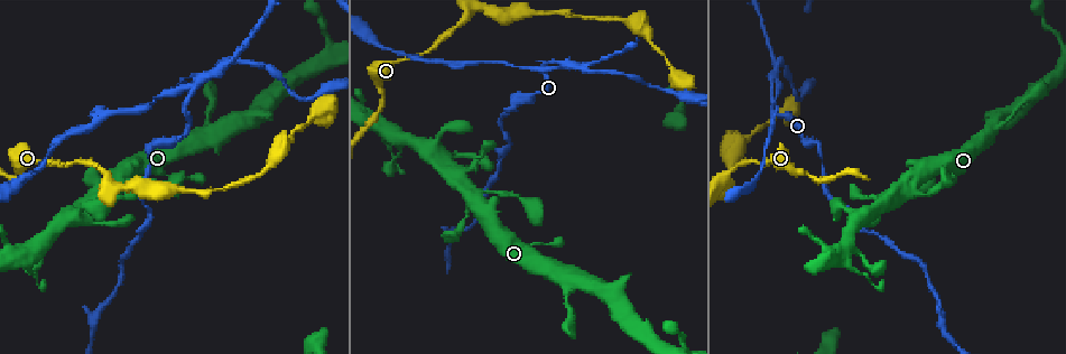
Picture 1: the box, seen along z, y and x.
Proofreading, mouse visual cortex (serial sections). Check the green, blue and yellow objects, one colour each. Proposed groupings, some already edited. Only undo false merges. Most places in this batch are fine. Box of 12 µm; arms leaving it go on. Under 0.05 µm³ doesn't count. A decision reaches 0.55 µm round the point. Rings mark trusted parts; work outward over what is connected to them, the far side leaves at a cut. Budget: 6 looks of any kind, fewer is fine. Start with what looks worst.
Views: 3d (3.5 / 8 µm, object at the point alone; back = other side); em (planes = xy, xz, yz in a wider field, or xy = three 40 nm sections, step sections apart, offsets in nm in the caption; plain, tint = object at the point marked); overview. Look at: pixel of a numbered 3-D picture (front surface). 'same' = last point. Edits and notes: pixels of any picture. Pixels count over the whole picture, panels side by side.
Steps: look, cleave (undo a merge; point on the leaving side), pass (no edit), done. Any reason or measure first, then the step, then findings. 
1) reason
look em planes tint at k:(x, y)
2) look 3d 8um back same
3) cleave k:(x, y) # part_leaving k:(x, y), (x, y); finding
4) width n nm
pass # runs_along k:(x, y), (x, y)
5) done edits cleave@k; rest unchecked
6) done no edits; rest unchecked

a fork
look 3d 3.5um at 1:(775, 78)

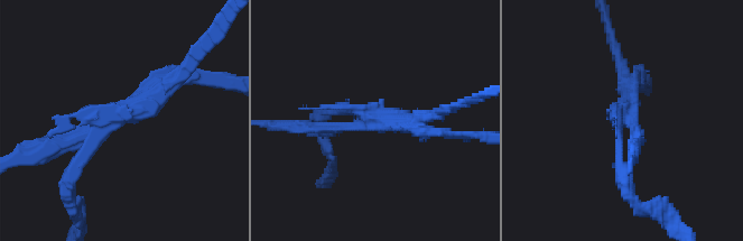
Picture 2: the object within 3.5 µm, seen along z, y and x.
look em xy step 1 tint at 2:(620, 121)

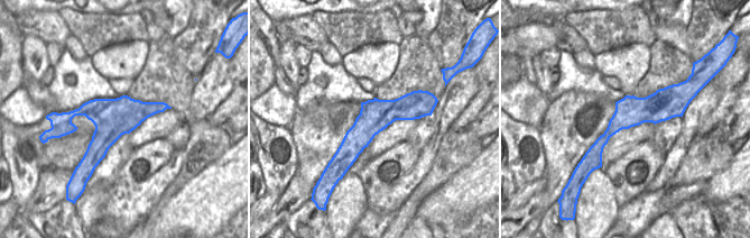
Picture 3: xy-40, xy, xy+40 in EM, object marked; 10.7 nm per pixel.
cleave 2:(302, 129) # part_leaving 2:(341, 126), (331, 129), (279, 126); two cells meet here

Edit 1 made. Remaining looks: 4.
see it whole again
look overview

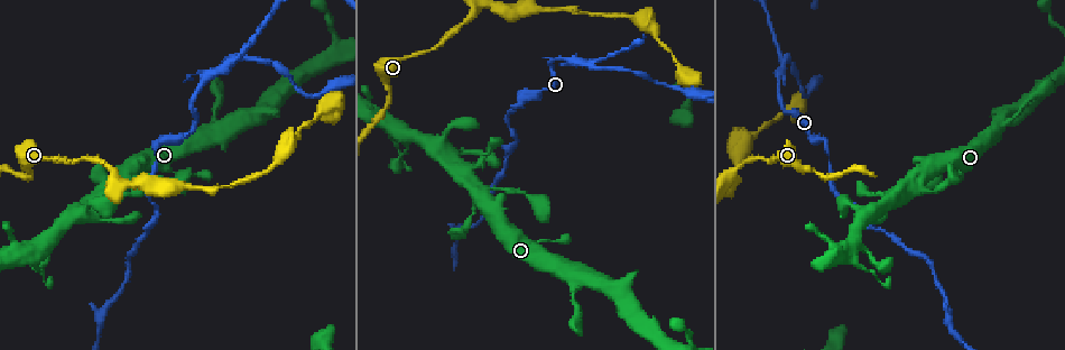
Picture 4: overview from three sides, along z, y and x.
abrupt turn
look 3d 3.5um at 4:(157, 159)

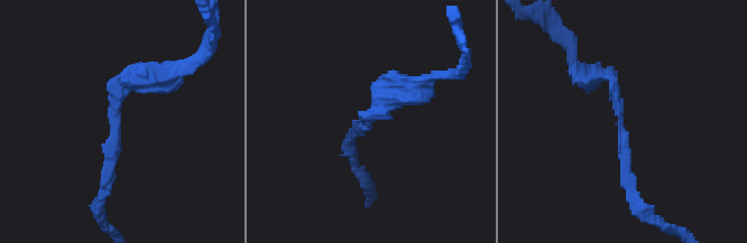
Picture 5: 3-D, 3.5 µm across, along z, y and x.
arm_widths 150, 200 nm
look em xy step 3 tint at 5:(370, 121)

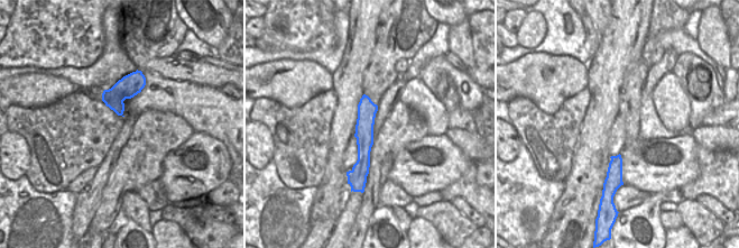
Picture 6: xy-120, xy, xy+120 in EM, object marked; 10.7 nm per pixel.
width 200 nm
pass # runs_along 6:(365, 98), (363, 173); all the same cell

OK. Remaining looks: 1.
done edits cleave@2; rest unchecked

